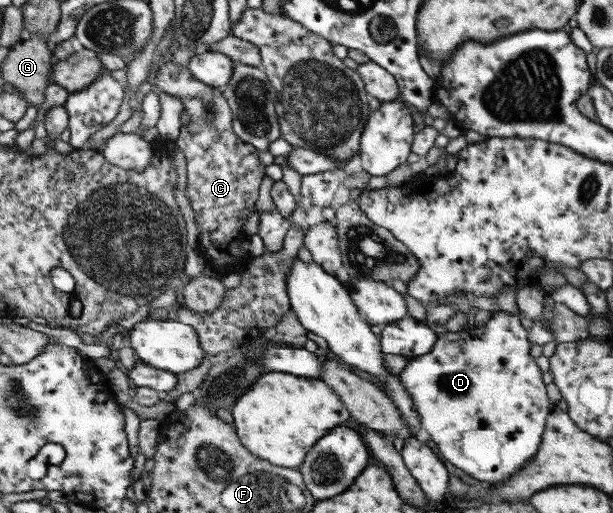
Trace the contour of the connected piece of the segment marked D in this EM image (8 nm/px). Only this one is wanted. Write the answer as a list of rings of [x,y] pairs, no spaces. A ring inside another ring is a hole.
[[[497,311],[490,315],[490,319],[484,325],[472,329],[467,328],[461,332],[447,331],[443,333],[438,337],[436,345],[429,354],[424,354],[420,357],[411,357],[403,372],[400,372],[400,379],[421,415],[422,428],[430,435],[430,440],[435,443],[441,455],[449,463],[469,474],[473,479],[487,482],[490,486],[495,486],[495,484],[499,486],[503,482],[509,482],[509,478],[513,478],[513,473],[516,473],[521,466],[527,464],[527,462],[531,462],[535,458],[535,455],[539,452],[541,440],[543,440],[544,426],[547,424],[547,418],[551,415],[551,410],[555,406],[545,396],[545,386],[541,382],[541,371],[537,368],[535,359],[531,358],[527,352],[529,352],[527,334],[521,328],[517,316],[511,316],[511,313],[506,311]]]

